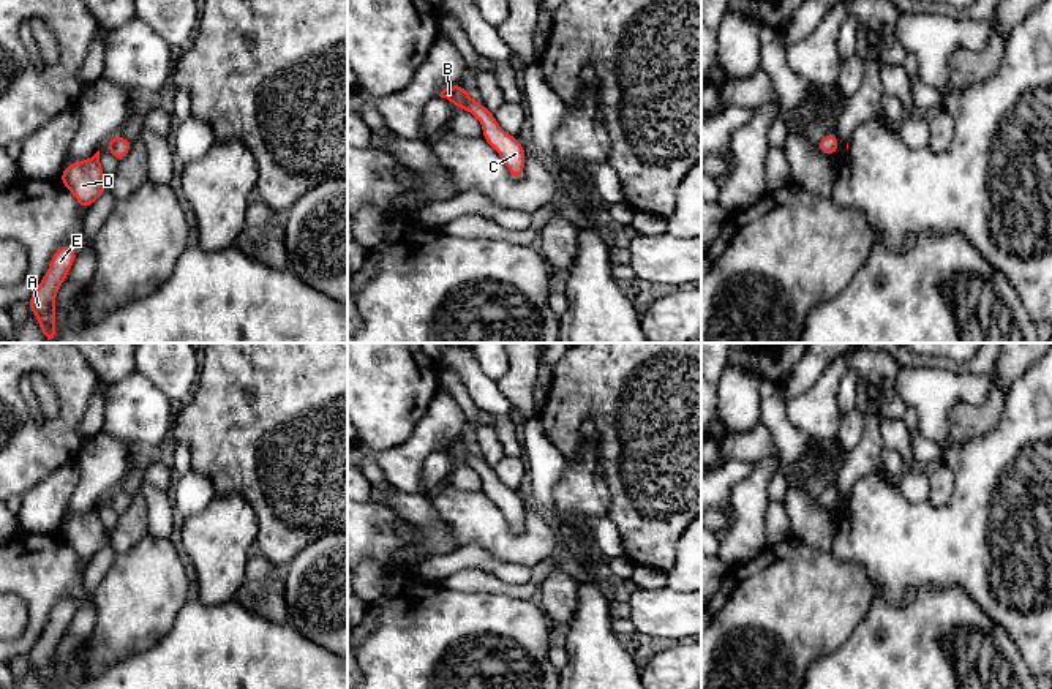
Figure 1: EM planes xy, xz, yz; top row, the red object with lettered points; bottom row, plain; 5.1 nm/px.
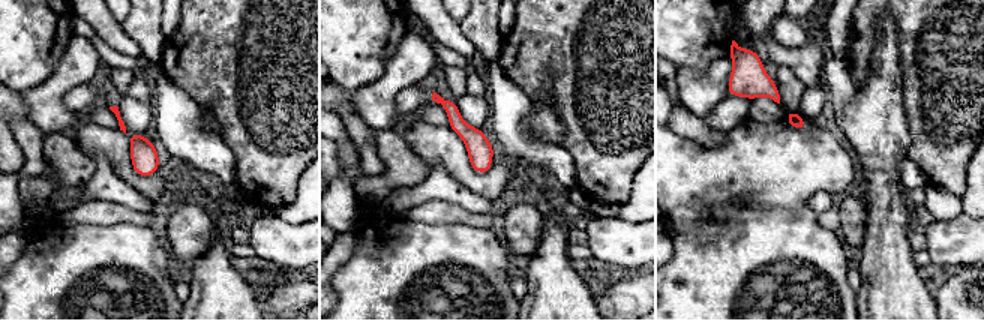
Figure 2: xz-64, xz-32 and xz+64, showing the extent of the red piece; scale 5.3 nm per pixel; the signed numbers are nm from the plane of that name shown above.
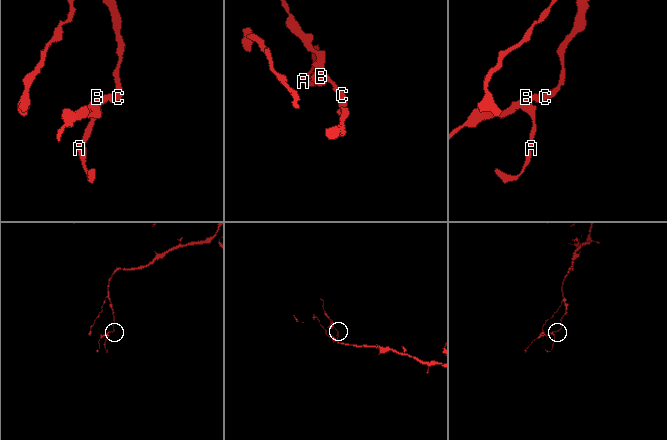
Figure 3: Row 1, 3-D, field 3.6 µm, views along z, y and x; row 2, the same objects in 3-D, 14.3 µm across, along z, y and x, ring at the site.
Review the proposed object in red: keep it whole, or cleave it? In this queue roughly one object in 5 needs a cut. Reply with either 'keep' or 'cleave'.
keep

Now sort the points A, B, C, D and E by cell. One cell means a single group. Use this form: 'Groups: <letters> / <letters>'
Groups: A B C D E

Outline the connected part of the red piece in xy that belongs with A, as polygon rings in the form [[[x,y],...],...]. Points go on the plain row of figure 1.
[[[62,599],[52,610],[51,619],[28,654],[28,662],[36,668],[39,683],[44,689],[55,689],[55,670],[54,661],[55,648],[65,635],[71,619],[74,618],[77,607],[73,599]]]

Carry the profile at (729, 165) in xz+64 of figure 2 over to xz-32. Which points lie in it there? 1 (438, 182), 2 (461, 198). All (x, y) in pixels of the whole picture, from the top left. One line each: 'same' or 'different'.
1: different
2: different

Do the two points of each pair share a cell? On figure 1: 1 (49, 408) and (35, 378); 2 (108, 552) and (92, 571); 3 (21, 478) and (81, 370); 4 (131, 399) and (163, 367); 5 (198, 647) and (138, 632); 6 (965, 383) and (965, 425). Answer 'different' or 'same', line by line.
1: same
2: same
3: same
4: different
5: different
6: different

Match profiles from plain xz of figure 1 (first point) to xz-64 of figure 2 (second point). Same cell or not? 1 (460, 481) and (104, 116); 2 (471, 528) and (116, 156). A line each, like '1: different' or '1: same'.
1: same
2: same

